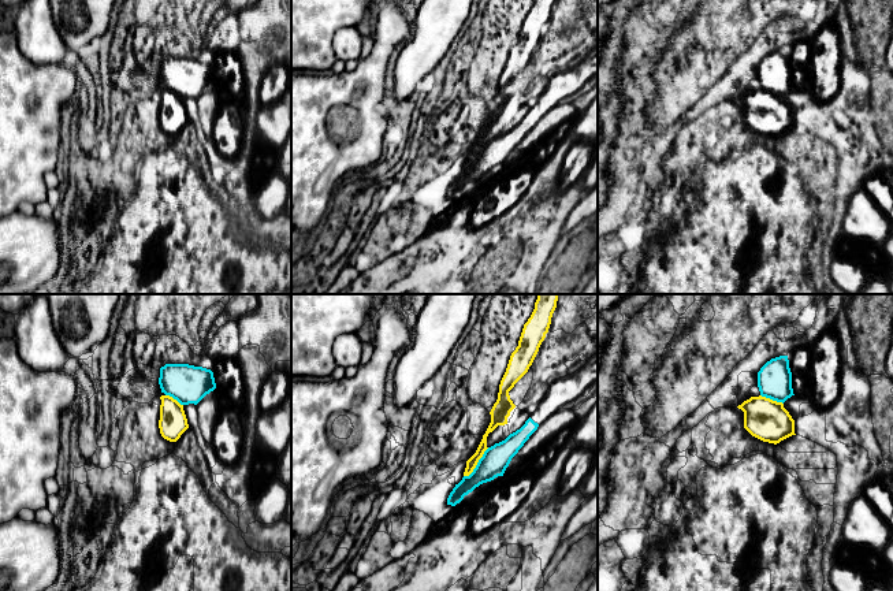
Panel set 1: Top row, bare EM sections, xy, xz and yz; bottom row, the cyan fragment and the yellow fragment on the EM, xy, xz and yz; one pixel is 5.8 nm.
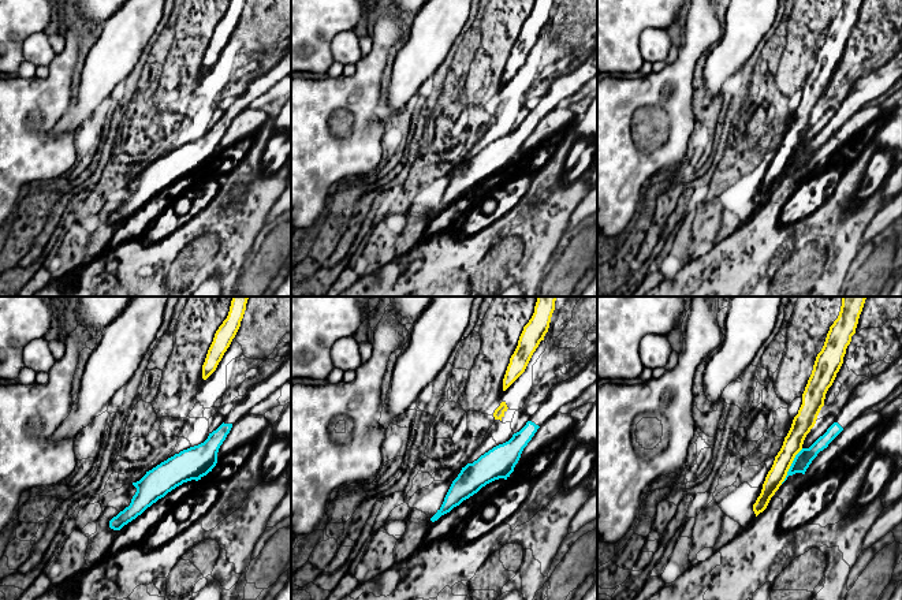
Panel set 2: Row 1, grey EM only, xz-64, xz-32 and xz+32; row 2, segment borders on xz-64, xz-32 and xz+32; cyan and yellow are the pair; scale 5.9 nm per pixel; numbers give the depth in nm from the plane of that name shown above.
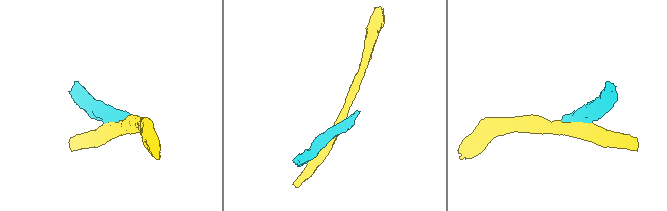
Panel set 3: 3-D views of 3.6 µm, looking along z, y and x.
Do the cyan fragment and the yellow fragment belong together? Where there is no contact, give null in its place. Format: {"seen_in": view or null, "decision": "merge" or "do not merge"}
{"seen_in": "xz", "decision": "do not merge"}

